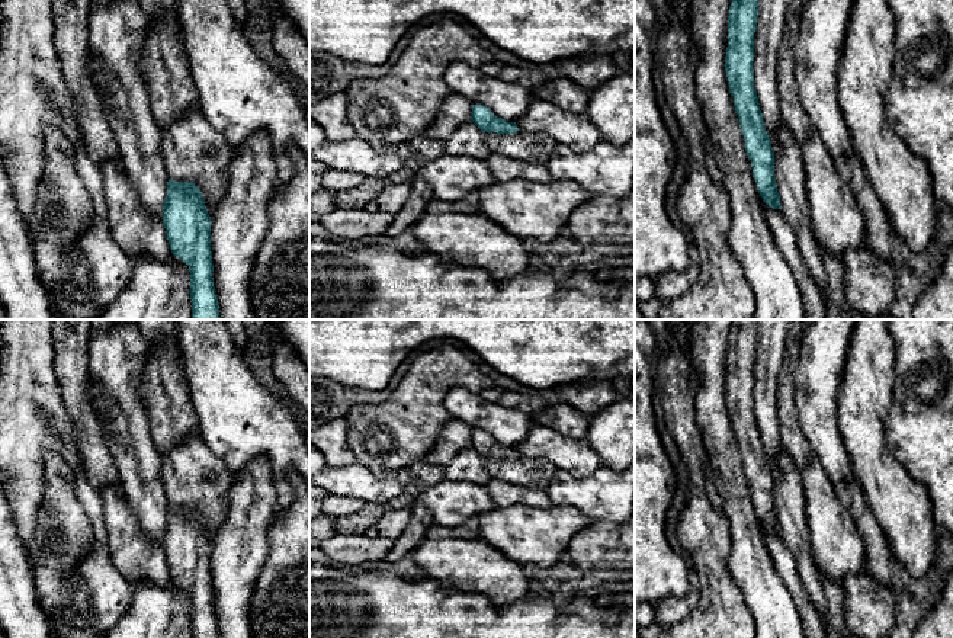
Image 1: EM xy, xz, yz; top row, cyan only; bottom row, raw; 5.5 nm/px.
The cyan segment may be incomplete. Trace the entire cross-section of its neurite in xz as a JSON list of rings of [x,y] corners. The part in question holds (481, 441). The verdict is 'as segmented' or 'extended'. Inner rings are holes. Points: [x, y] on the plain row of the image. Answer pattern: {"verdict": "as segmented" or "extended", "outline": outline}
{"verdict": "as segmented", "outline": [[[472,430],[471,446],[485,459],[485,458],[497,458],[497,459],[514,459],[519,456],[516,448],[507,448],[498,442],[495,442],[487,432],[484,430]]]}

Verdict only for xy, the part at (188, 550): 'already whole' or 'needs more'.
already whole

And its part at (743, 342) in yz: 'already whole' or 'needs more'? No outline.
already whole

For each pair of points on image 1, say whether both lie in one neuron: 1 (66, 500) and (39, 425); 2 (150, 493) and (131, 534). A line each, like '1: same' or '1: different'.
1: different
2: different

